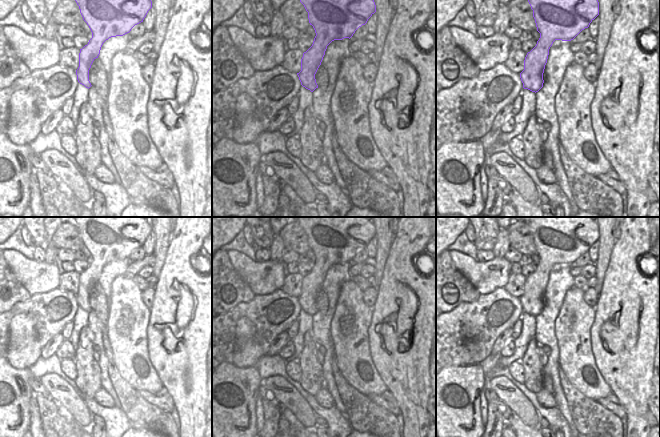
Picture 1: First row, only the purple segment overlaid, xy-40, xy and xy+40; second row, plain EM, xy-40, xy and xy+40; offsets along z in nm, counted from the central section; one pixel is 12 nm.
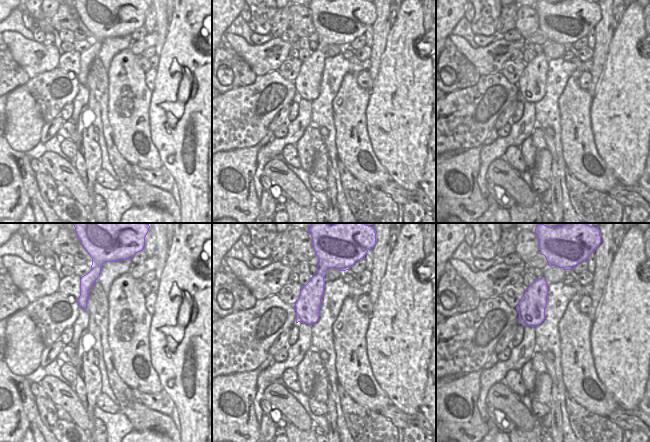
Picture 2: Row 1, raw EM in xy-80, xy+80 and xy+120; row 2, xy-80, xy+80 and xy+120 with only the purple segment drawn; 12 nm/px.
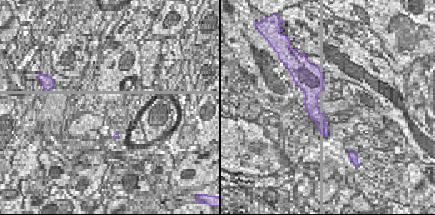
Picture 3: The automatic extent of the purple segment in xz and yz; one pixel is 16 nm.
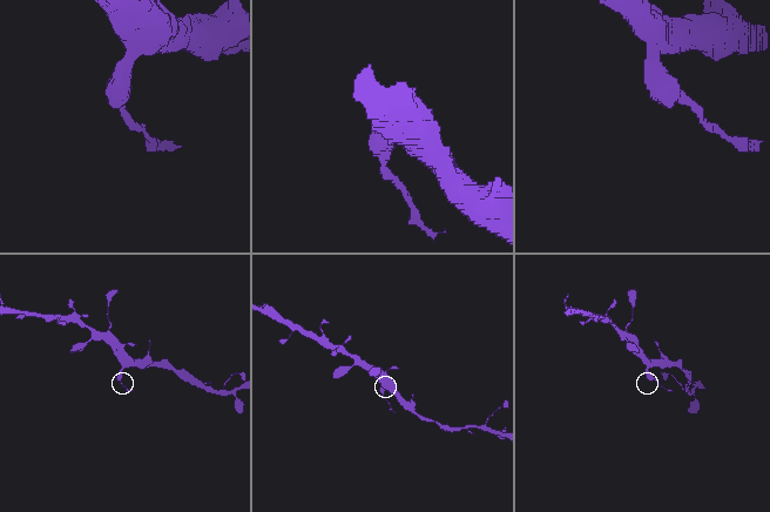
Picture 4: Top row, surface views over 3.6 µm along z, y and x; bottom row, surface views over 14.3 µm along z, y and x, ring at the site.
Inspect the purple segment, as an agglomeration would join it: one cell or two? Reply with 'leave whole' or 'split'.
split

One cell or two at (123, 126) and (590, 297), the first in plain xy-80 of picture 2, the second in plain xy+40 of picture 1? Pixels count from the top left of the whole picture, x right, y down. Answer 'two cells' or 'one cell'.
two cells

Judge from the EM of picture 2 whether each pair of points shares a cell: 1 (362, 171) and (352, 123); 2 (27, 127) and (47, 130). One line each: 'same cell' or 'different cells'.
1: same cell
2: different cells

